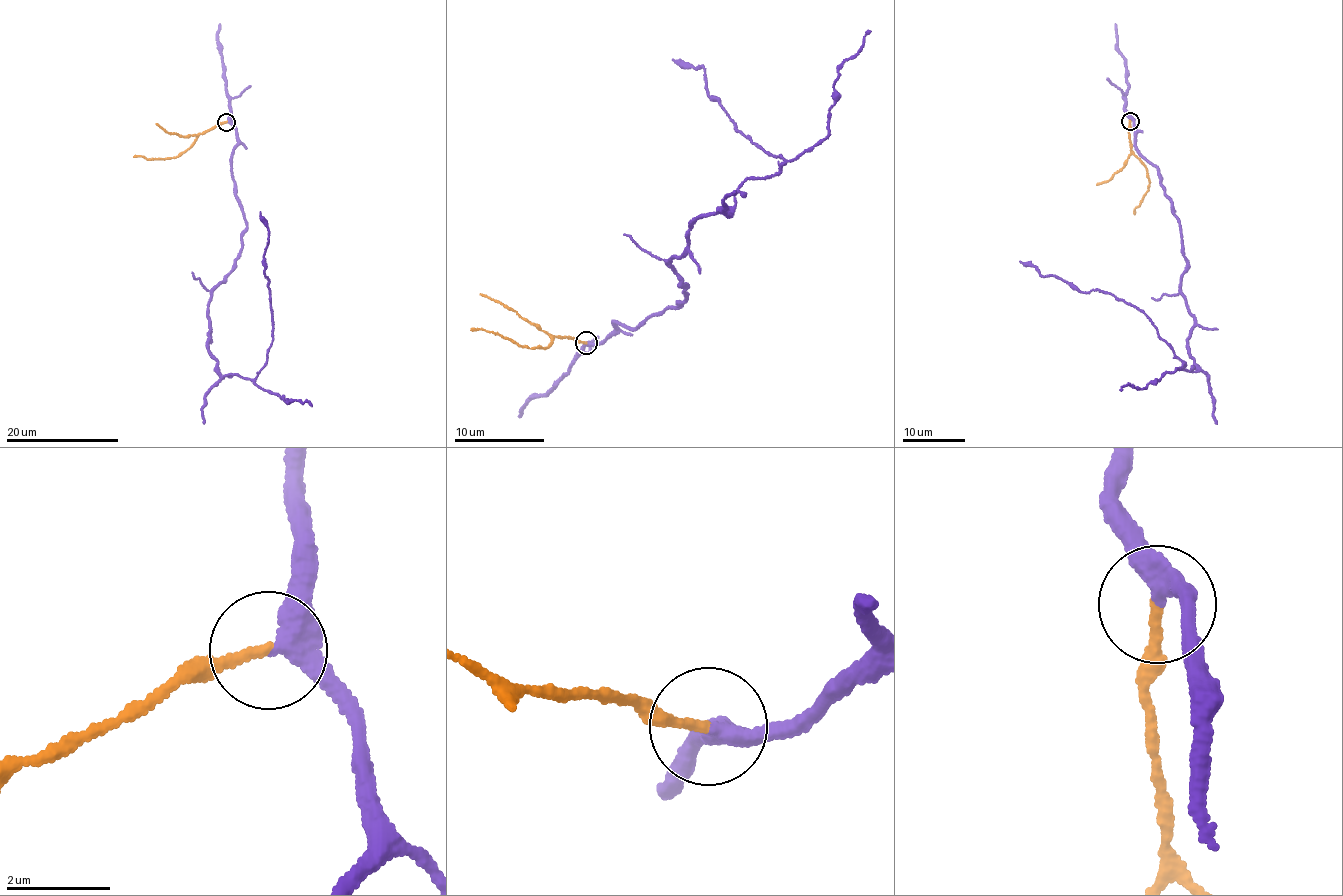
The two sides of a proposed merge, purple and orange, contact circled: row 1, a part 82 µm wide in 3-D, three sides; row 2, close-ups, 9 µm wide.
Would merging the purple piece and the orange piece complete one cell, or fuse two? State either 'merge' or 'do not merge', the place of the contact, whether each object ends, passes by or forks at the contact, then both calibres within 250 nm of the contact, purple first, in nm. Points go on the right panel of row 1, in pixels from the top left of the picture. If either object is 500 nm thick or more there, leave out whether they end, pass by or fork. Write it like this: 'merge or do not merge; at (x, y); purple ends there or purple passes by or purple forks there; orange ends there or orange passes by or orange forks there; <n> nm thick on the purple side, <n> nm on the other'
merge; at (1130, 121); purple passes by; orange ends there; 320 nm thick on the purple side, 170 nm on the other

